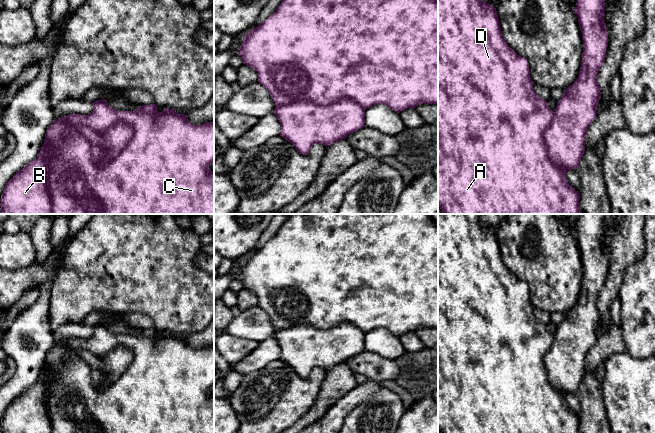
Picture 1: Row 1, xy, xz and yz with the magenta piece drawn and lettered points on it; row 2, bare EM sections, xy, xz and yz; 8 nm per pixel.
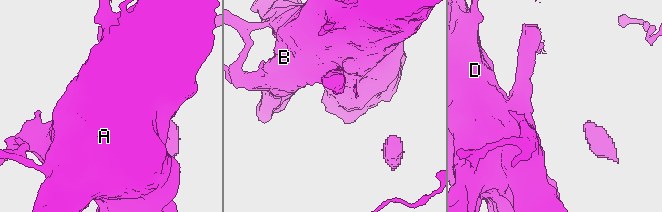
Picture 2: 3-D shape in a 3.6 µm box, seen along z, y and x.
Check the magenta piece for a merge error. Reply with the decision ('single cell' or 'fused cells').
fused cells

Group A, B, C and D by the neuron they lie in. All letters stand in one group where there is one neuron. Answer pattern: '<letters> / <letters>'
A C D / B

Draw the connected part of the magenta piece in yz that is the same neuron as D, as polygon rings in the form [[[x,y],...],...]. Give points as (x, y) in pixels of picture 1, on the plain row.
[[[438,214],[438,431],[440,433],[579,433],[579,415],[569,409],[566,403],[566,396],[551,384],[544,365],[544,357],[553,344],[554,335],[548,332],[546,324],[535,317],[527,283],[518,279],[508,270],[502,261],[496,232],[487,226],[481,225],[480,215]]]

